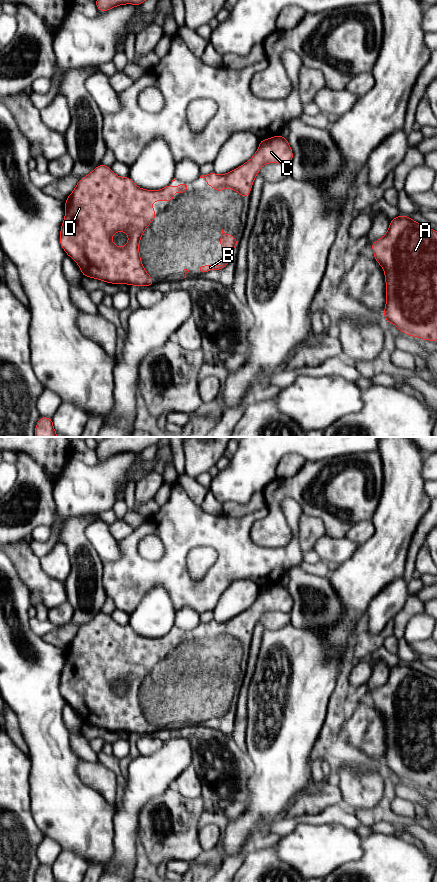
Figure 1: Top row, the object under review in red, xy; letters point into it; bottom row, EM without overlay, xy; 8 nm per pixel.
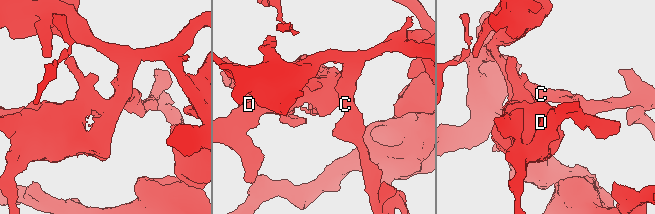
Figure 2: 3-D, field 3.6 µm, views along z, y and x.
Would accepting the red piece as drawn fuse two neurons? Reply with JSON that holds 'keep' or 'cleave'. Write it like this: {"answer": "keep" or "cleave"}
{"answer": "keep"}

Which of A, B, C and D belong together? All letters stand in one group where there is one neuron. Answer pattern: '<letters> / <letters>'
A B C D

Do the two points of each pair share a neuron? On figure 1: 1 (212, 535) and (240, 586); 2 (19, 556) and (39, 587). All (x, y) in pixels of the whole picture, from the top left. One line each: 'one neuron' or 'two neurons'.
1: two neurons
2: one neuron

